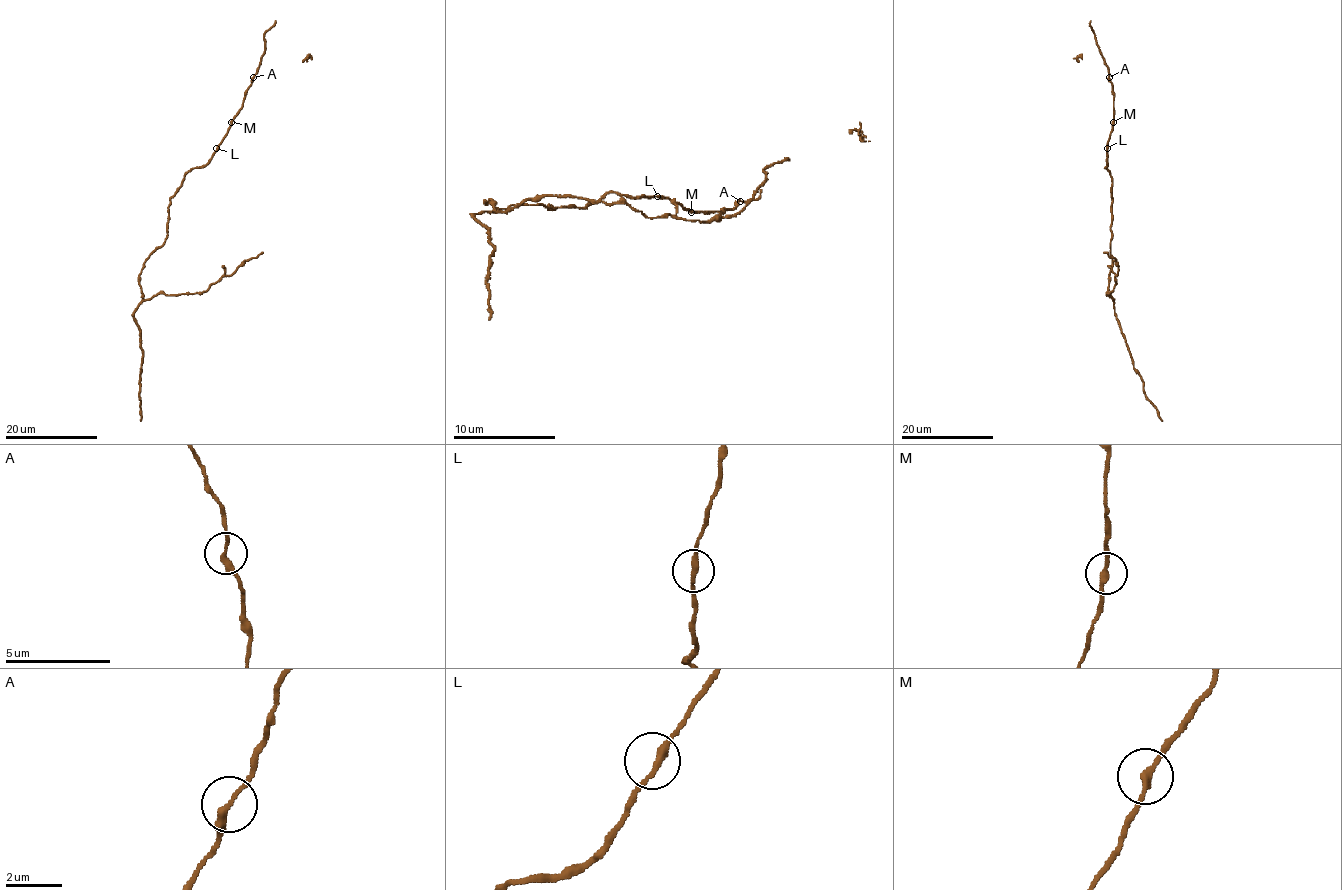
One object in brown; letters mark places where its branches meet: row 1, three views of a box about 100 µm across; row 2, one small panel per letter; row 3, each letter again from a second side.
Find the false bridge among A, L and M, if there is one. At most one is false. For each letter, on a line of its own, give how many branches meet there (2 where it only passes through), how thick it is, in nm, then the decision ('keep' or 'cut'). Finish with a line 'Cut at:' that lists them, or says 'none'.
A: 2 branches meet; 240 nm thick; cut
L: 2 branches meet; 240 nm thick; keep
M: 2 branches meet; 220 nm thick; keep
Cut at: A

